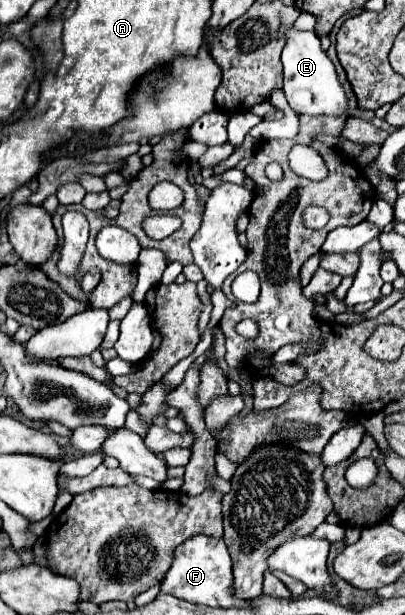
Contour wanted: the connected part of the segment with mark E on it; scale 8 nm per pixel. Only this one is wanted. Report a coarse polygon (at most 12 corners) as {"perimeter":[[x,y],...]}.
{"perimeter":[[287,25],[283,91],[299,115],[349,117],[313,31]]}

